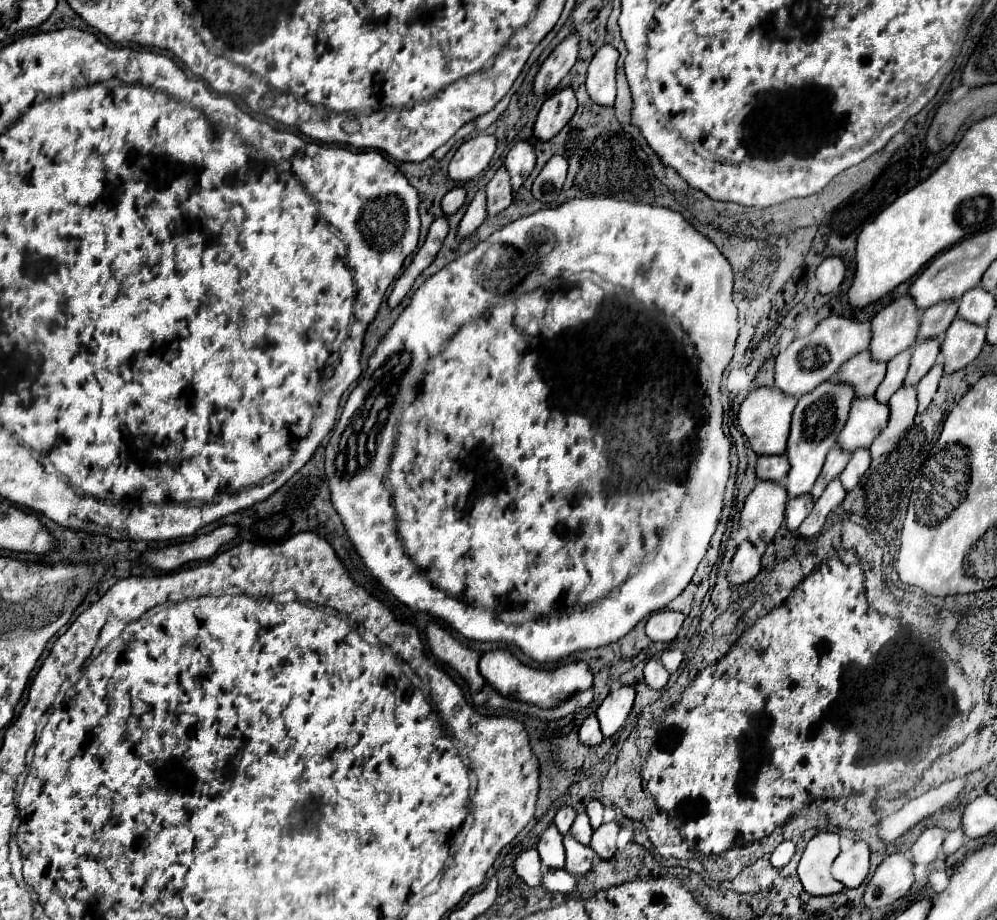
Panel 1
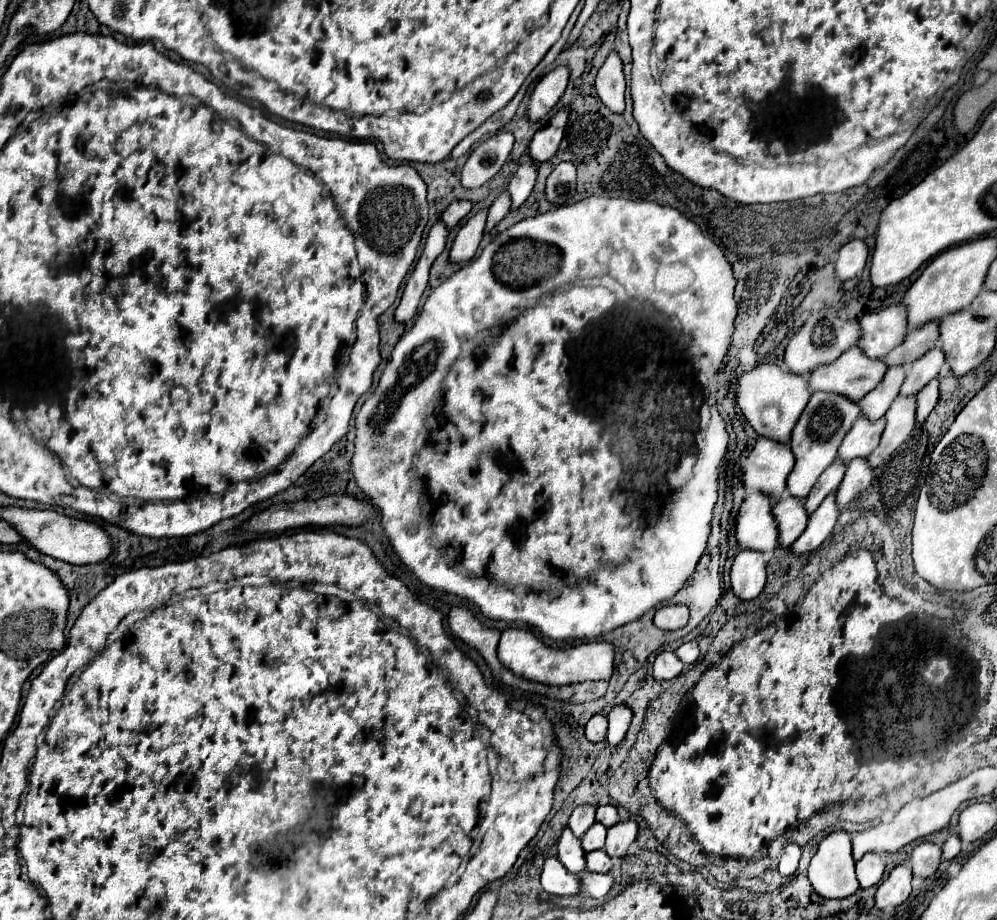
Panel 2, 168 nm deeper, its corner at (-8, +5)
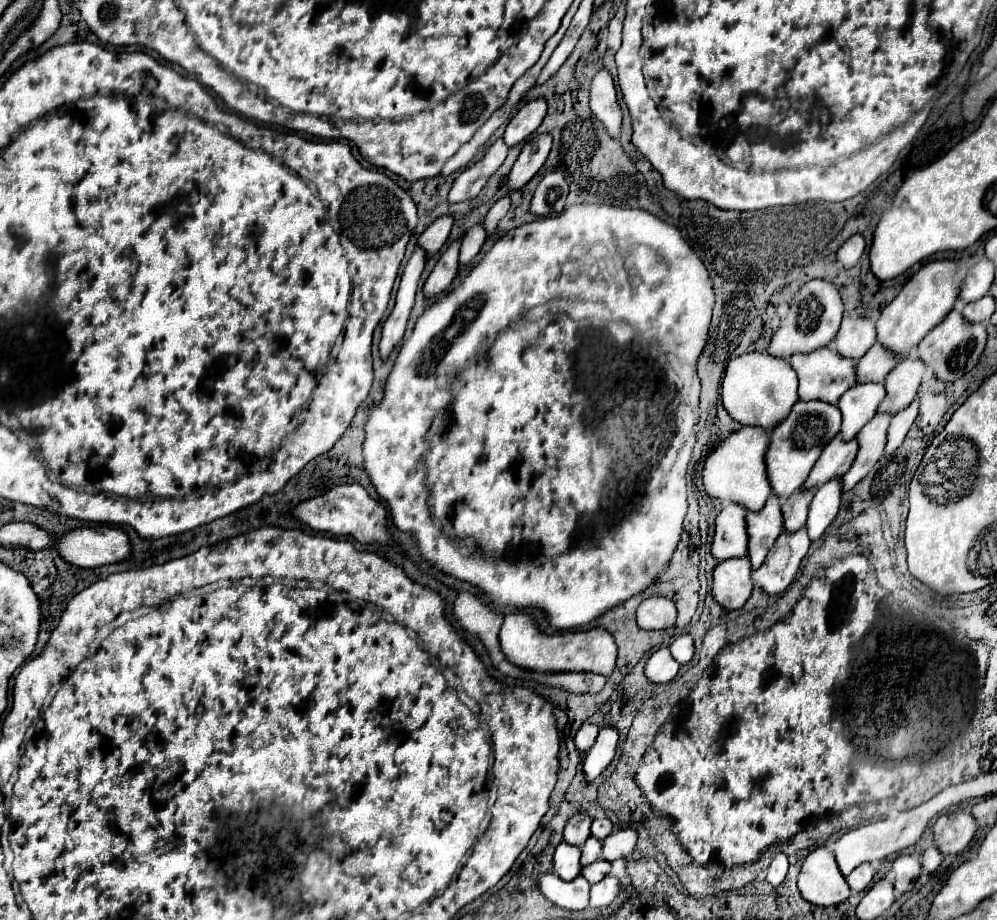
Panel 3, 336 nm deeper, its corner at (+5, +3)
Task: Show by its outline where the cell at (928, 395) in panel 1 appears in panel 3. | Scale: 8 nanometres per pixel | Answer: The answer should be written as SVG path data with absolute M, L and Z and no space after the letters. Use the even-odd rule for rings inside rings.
M914 398L914 402L912 402L908 408L900 410L900 412L896 412L896 414L892 416L892 424L890 424L890 428L888 428L886 456L890 456L890 454L904 442L904 438L906 438L910 426L912 426L912 422L914 422L916 416L918 416L918 406L920 406L920 400Z

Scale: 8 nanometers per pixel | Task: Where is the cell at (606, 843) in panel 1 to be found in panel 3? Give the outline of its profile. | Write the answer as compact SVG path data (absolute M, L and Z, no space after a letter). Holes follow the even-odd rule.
M622 828L622 830L612 832L610 836L606 836L602 840L602 858L608 862L614 862L618 858L626 858L634 850L636 838L638 838L636 830L630 830L630 828Z

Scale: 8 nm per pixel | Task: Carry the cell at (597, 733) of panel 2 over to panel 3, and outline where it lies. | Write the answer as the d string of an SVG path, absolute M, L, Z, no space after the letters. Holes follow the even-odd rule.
M584 722L580 726L580 730L576 732L576 746L586 752L592 748L592 744L596 742L596 734L598 734L598 726L596 724L590 724L590 722Z

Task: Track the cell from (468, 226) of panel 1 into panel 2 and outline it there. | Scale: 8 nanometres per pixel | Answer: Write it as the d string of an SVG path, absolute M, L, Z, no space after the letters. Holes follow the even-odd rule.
M487 210L477 212L471 220L467 220L467 224L459 230L451 254L449 254L449 262L451 264L461 264L461 262L469 262L477 248L479 242L483 238L483 228L485 228L485 218L487 218Z

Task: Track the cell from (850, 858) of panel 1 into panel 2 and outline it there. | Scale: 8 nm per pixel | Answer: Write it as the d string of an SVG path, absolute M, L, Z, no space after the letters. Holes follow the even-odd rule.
M865 854L857 862L855 870L857 870L857 880L859 880L861 888L871 888L881 882L883 872L885 872L885 864L879 854Z

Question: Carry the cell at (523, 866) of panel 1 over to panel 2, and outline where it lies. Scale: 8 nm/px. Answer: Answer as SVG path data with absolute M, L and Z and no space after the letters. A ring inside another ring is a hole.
M547 858L541 874L541 886L549 894L557 896L573 896L581 892L581 882L575 874L567 872L557 858Z

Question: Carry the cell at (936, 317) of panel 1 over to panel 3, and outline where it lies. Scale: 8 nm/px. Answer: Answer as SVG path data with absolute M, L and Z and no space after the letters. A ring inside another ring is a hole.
M876 342L864 358L858 360L858 382L884 382L898 360L900 358L894 352Z

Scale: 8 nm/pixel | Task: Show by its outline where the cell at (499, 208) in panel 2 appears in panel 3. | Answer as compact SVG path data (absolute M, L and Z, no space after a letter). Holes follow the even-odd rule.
M482 224L472 226L462 240L462 248L460 248L460 268L466 268L466 264L470 264L474 260L474 256L480 252L482 244L486 240L486 230Z

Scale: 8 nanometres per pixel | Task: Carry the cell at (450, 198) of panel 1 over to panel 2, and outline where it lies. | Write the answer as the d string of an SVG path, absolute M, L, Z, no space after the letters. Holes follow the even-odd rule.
M457 200L457 202L453 202L453 204L443 212L443 216L441 216L441 222L445 224L445 228L457 226L457 224L469 214L471 206L473 206L473 204L467 202L467 200Z

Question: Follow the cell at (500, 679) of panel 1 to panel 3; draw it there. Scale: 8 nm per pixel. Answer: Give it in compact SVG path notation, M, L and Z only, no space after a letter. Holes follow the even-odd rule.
M510 614L504 618L500 628L500 650L506 660L518 668L534 670L534 672L594 672L602 676L610 676L616 662L616 646L614 638L604 628L592 628L584 632L568 632L564 636L554 634L546 636L538 632L534 620L528 614Z

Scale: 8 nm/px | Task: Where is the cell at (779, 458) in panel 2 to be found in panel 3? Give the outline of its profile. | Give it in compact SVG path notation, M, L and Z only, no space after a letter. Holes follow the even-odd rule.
M742 426L738 432L730 434L722 444L708 456L704 464L704 488L710 496L720 500L730 500L746 506L748 510L762 510L766 498L772 494L768 474L766 474L766 450L770 446L770 436L758 426Z

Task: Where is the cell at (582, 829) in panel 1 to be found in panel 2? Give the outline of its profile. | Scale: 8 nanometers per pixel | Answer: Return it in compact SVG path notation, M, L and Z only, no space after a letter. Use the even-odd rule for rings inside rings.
M597 822L587 830L587 834L581 838L581 842L587 852L593 852L593 850L603 850L605 838L607 838L607 828Z

